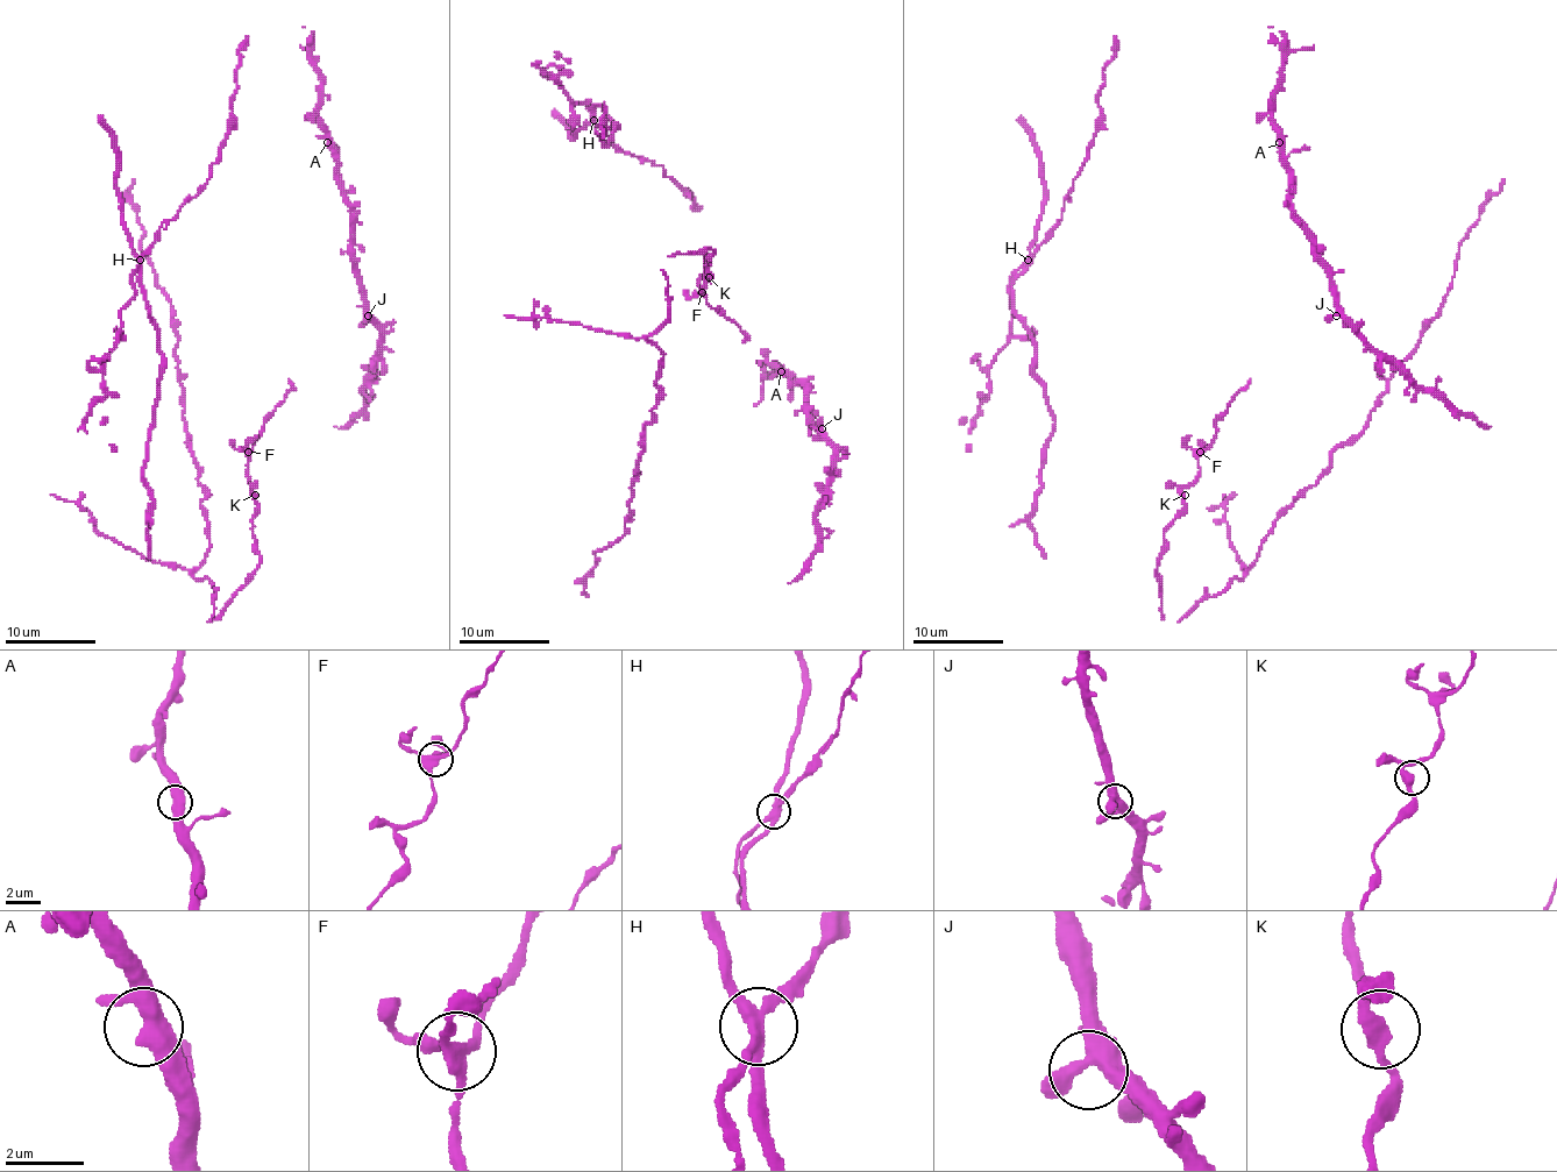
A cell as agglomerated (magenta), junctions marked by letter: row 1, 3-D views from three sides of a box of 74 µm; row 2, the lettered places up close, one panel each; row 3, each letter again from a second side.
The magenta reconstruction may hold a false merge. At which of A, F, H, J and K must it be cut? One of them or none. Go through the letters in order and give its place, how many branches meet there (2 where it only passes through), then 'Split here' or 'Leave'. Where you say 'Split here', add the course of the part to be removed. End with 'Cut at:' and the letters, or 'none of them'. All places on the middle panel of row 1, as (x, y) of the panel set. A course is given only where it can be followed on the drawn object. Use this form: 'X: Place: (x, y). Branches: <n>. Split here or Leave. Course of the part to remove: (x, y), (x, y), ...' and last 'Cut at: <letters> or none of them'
A: Place: (781, 371). Branches: 3. Leave
F: Place: (702, 292). Branches: 4. Leave
H: Place: (594, 120). Branches: 4. Split here. Course of the part to remove: (592, 120), (618, 149), (661, 165), (663, 172), (690, 194), (692, 206), (702, 208)
J: Place: (822, 428). Branches: 4. Leave
K: Place: (709, 277). Branches: 3. Leave
Cut at: H

